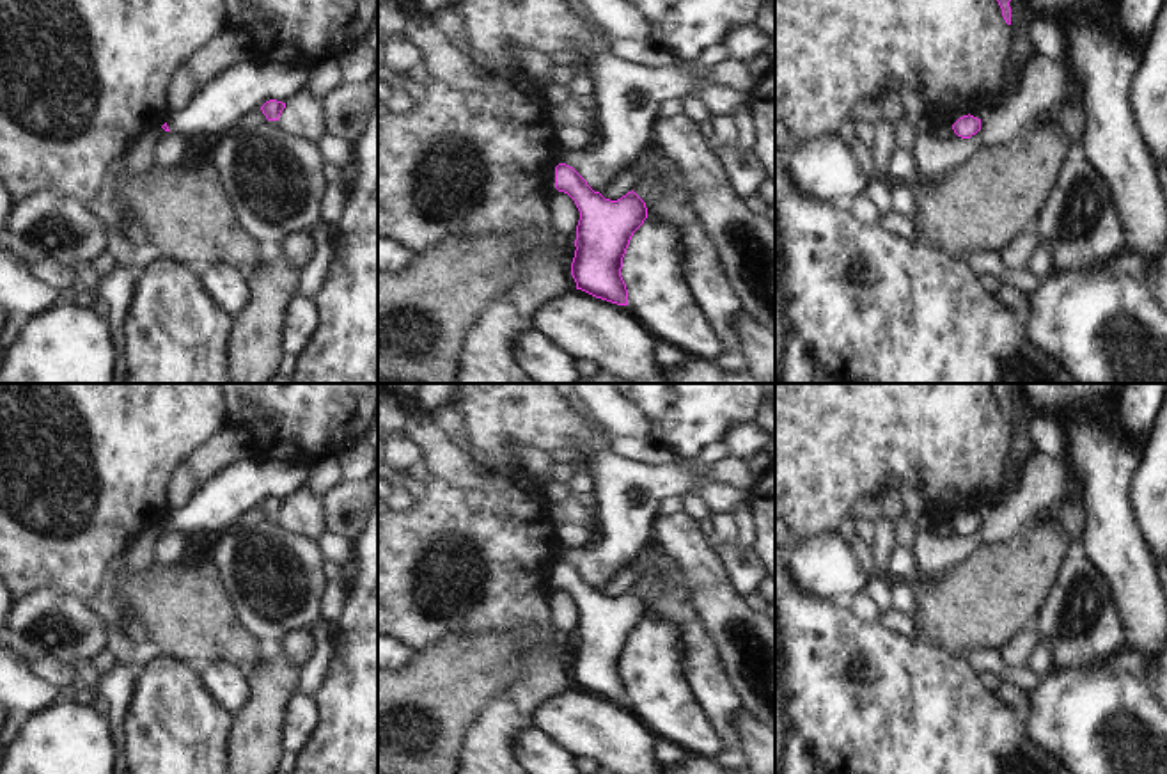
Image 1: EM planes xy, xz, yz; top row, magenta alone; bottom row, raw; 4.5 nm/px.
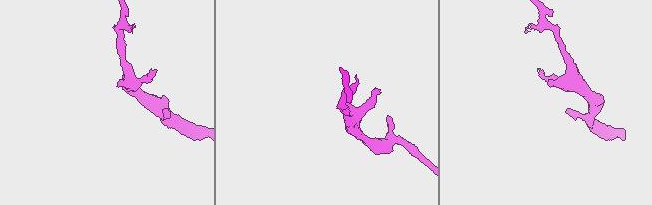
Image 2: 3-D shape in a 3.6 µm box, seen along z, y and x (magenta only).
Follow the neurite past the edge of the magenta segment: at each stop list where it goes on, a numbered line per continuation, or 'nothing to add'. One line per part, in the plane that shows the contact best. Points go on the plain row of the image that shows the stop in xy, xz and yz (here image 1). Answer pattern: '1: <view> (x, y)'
nothing to add

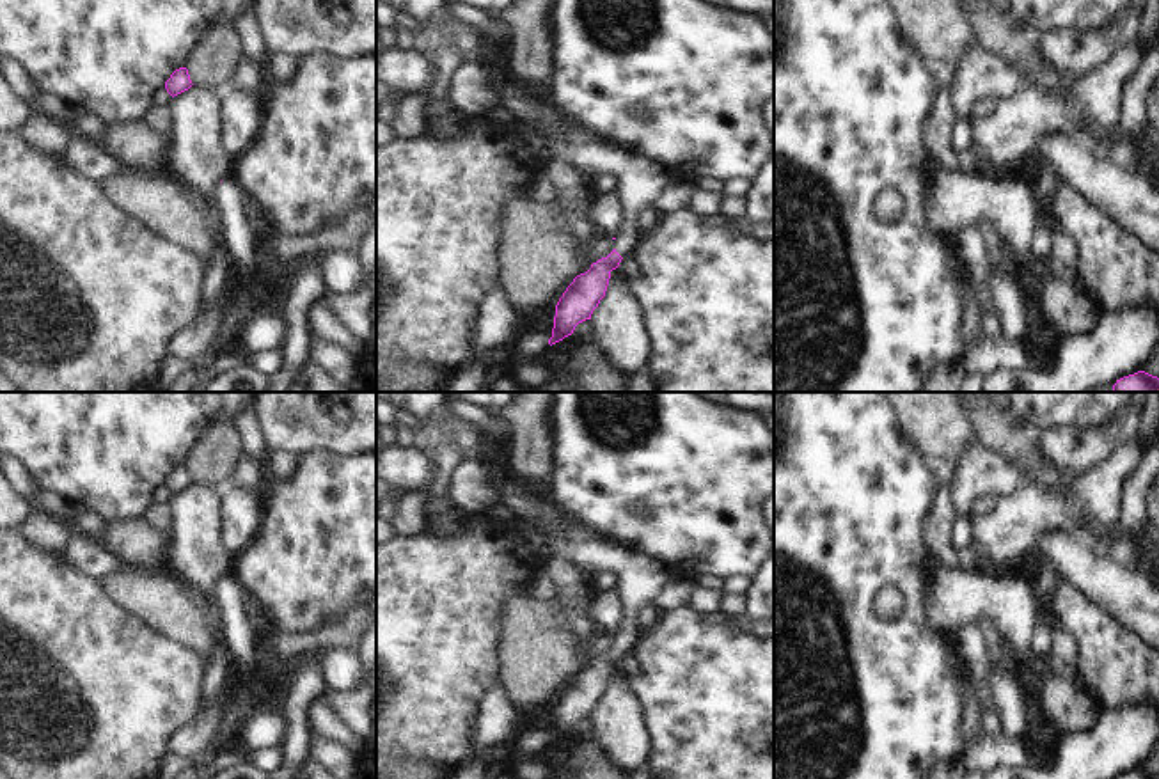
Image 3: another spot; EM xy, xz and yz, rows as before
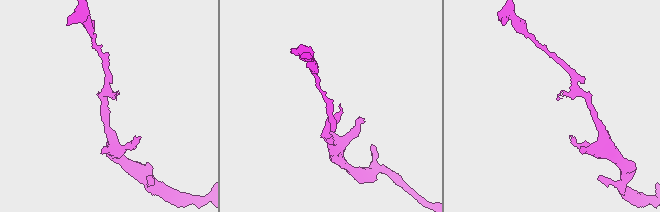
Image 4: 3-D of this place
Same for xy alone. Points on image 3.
nothing to add

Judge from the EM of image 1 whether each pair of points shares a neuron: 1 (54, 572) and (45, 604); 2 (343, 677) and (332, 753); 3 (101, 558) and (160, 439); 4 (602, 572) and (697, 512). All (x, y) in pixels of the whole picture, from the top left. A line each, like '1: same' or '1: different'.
1: different
2: same
3: same
4: different

